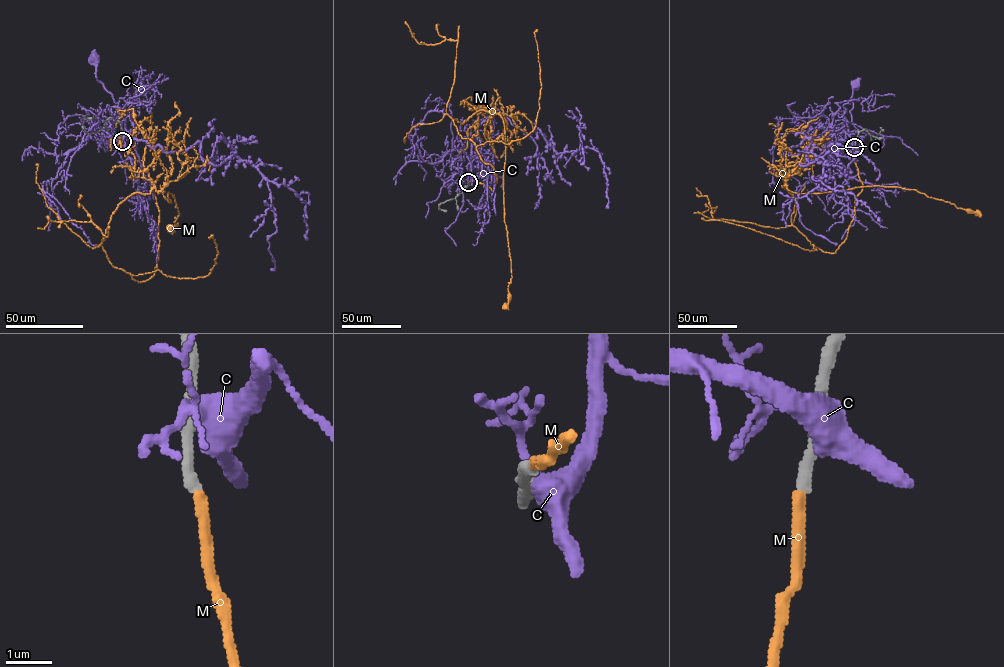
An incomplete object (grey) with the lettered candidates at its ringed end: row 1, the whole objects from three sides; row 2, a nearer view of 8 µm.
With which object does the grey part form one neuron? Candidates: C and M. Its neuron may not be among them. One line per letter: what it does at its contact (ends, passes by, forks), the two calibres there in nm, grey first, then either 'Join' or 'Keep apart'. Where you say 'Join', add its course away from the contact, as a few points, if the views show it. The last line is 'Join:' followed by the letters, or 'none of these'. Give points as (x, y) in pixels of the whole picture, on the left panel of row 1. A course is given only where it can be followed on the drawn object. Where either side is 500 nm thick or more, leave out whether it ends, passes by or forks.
C: It forks there. Thickness 240 nm (grey) against 380 nm. Keep apart
M: It ends there. Thickness 280 nm (grey) against 260 nm. Join. Its course: (122, 141), (158, 207), (158, 259), (139, 281), (108, 260), (105, 229), (132, 193), (169, 192), (171, 228)
Join: M

